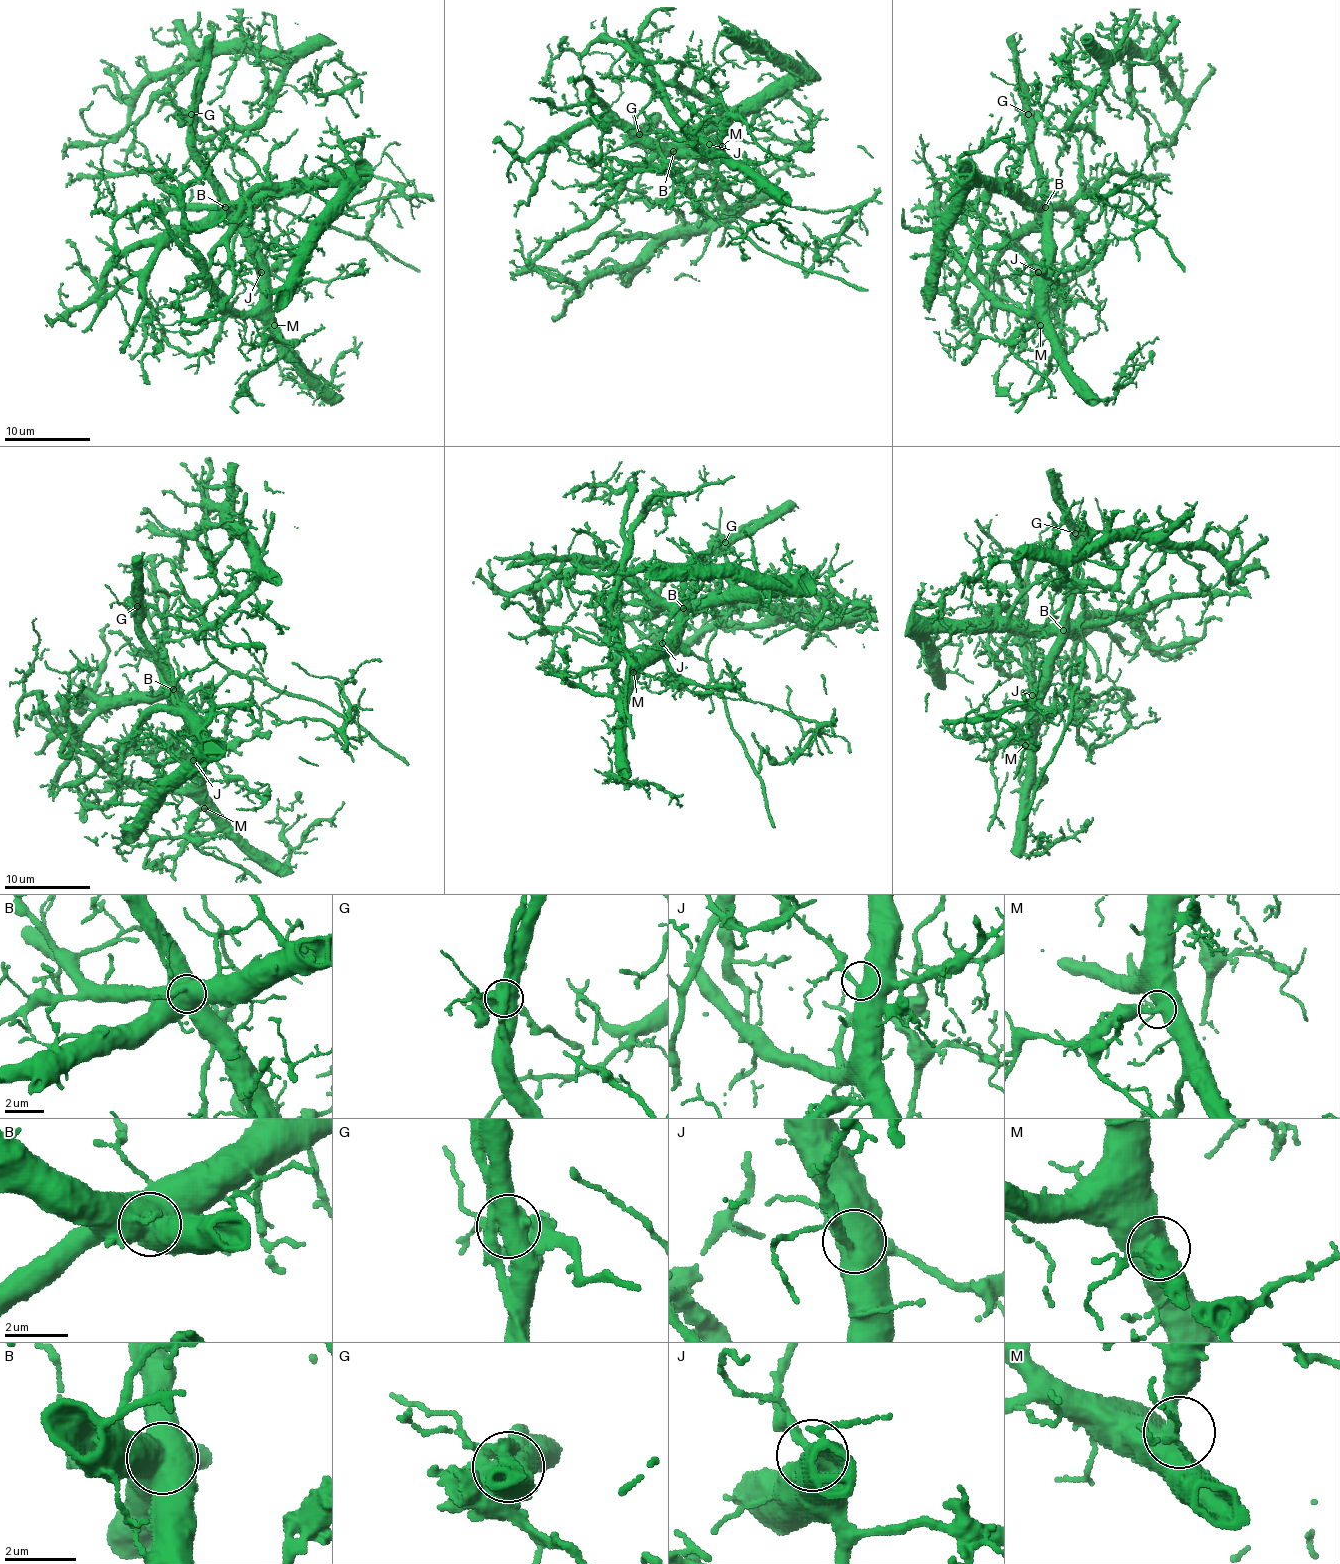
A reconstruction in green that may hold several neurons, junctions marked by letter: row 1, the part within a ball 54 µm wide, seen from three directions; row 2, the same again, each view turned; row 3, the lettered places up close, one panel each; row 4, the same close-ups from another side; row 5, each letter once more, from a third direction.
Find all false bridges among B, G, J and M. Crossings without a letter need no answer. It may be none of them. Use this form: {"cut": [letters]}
{"cut": ["B", "G"]}

